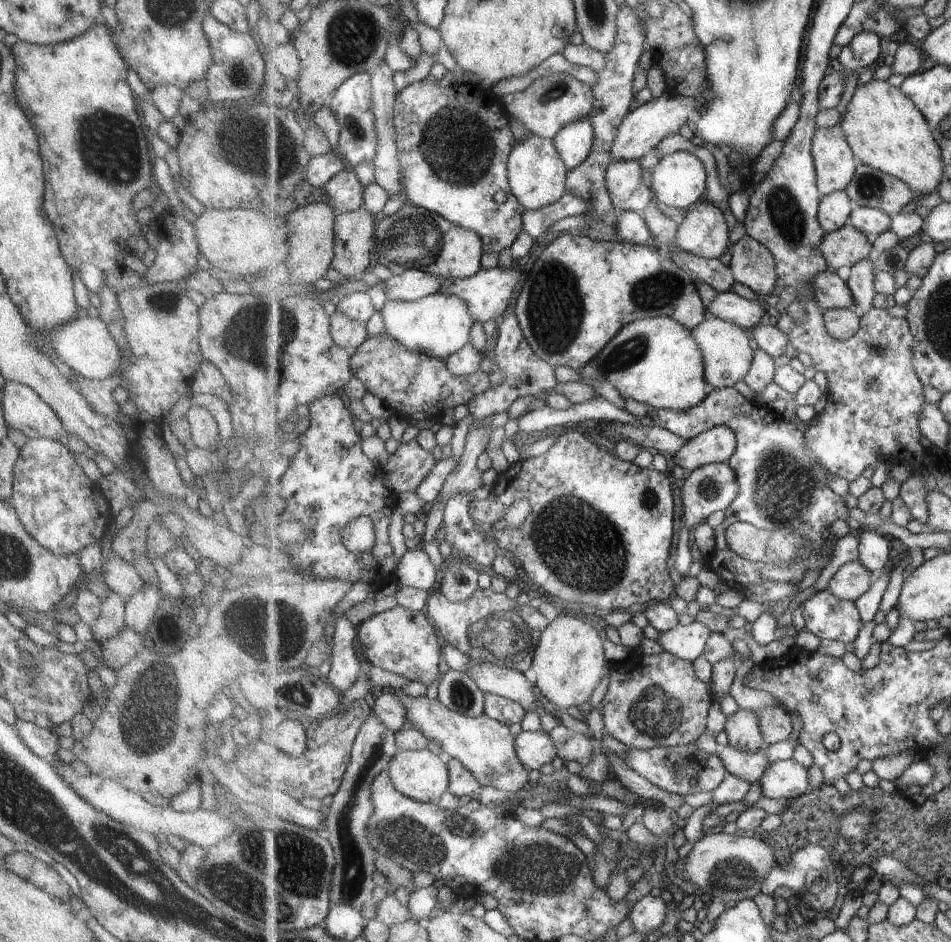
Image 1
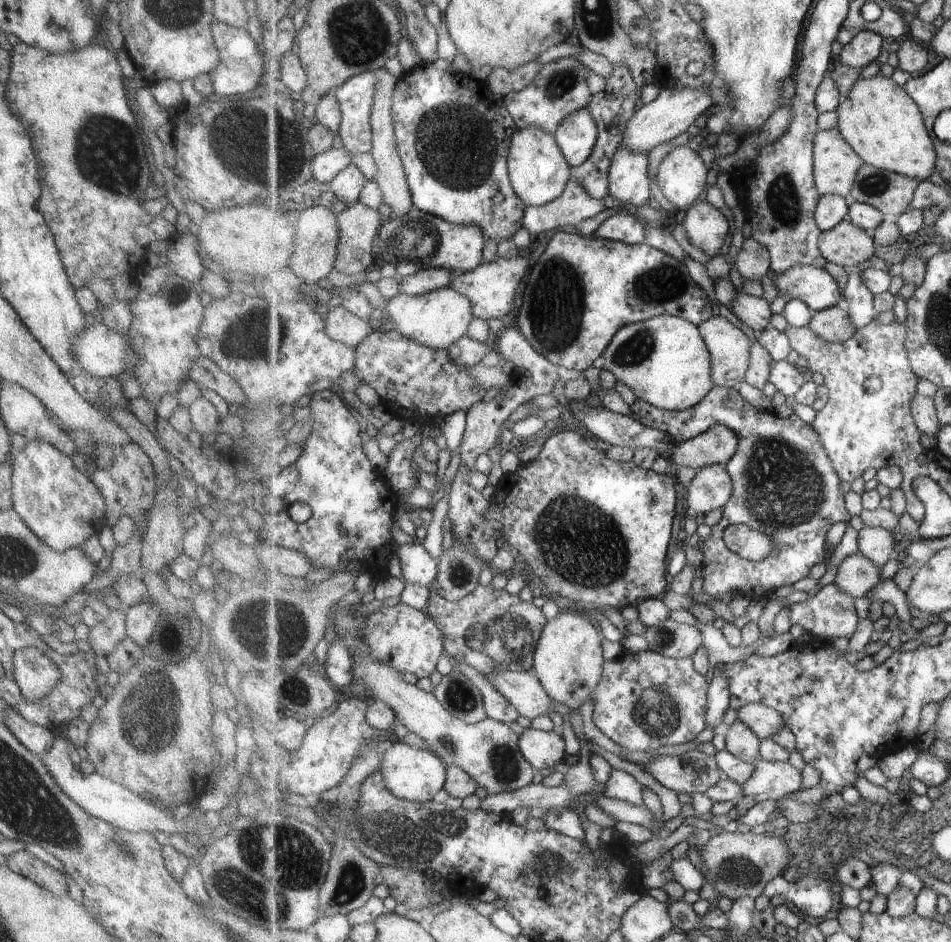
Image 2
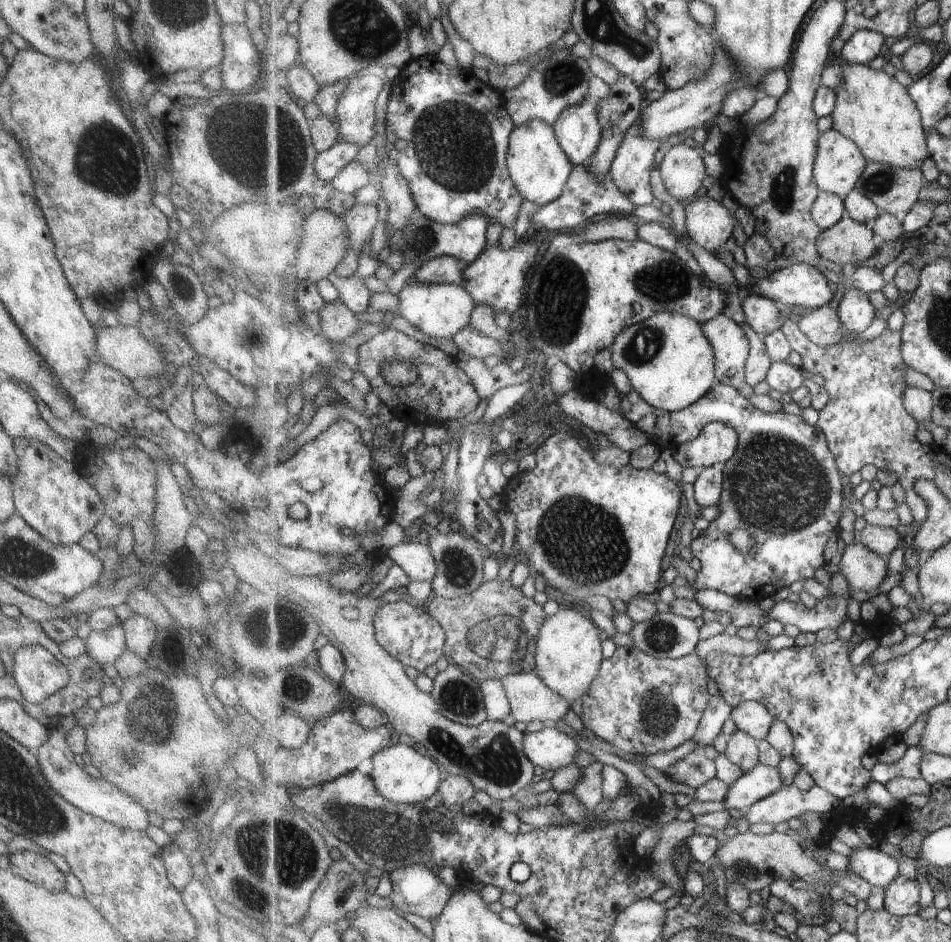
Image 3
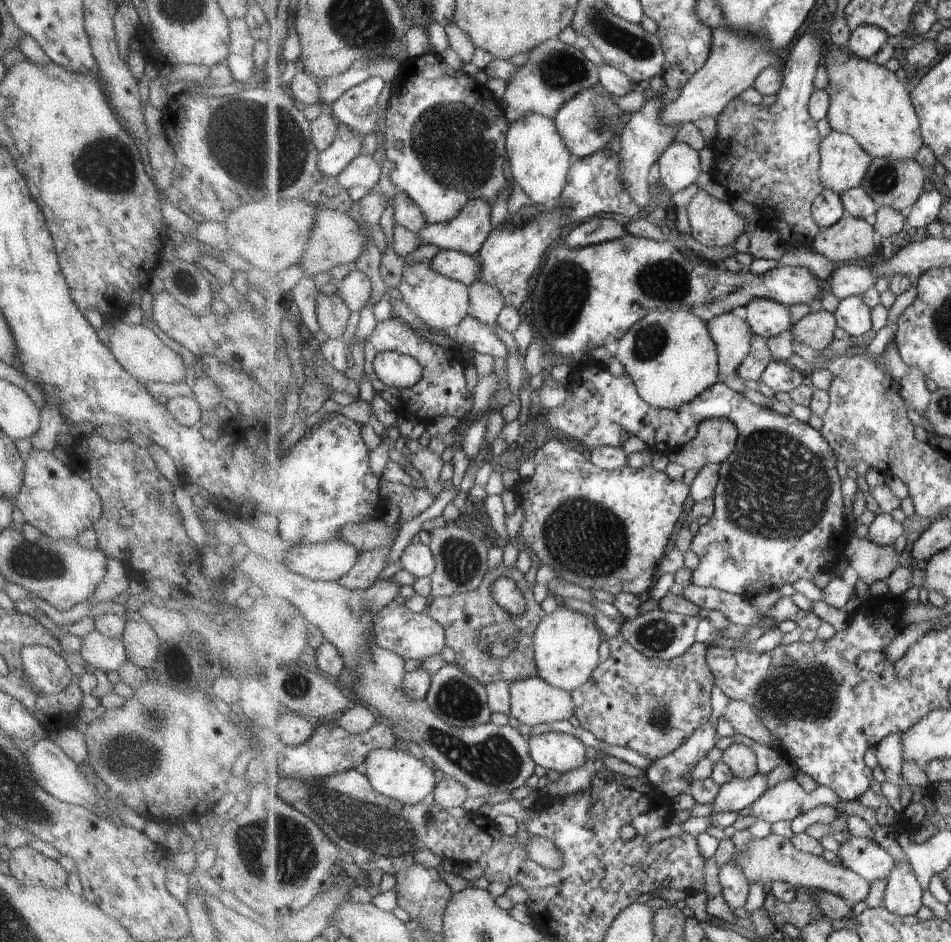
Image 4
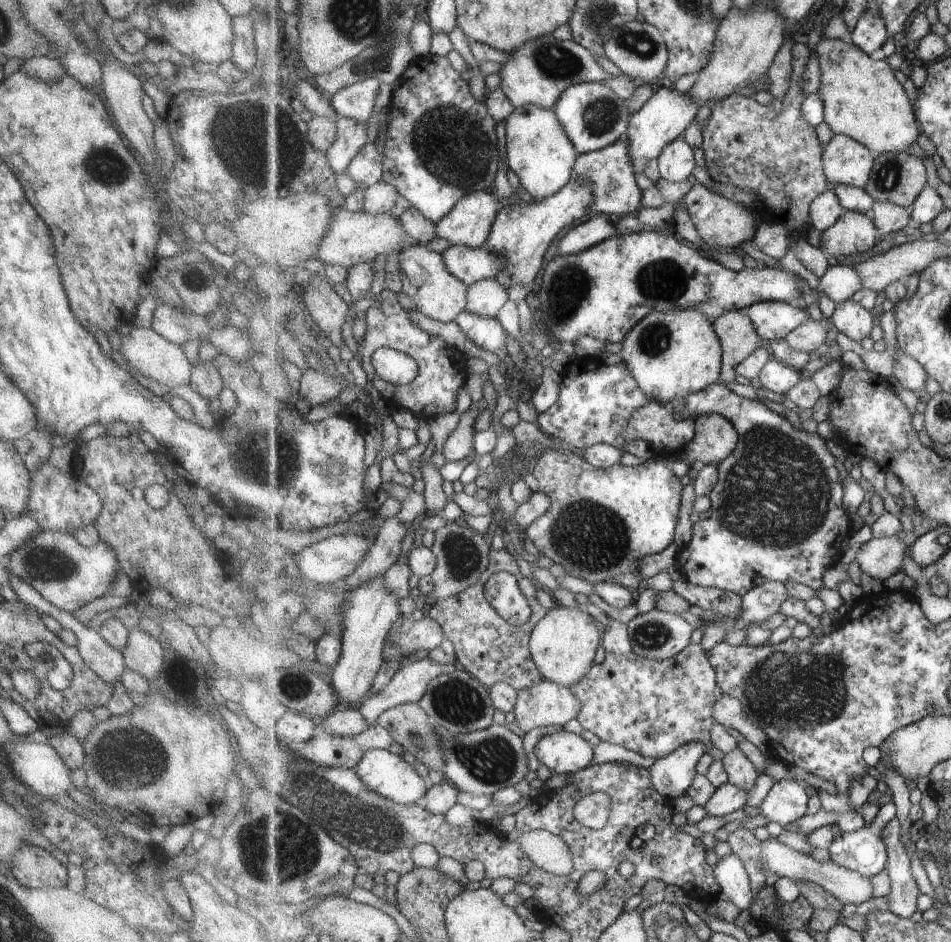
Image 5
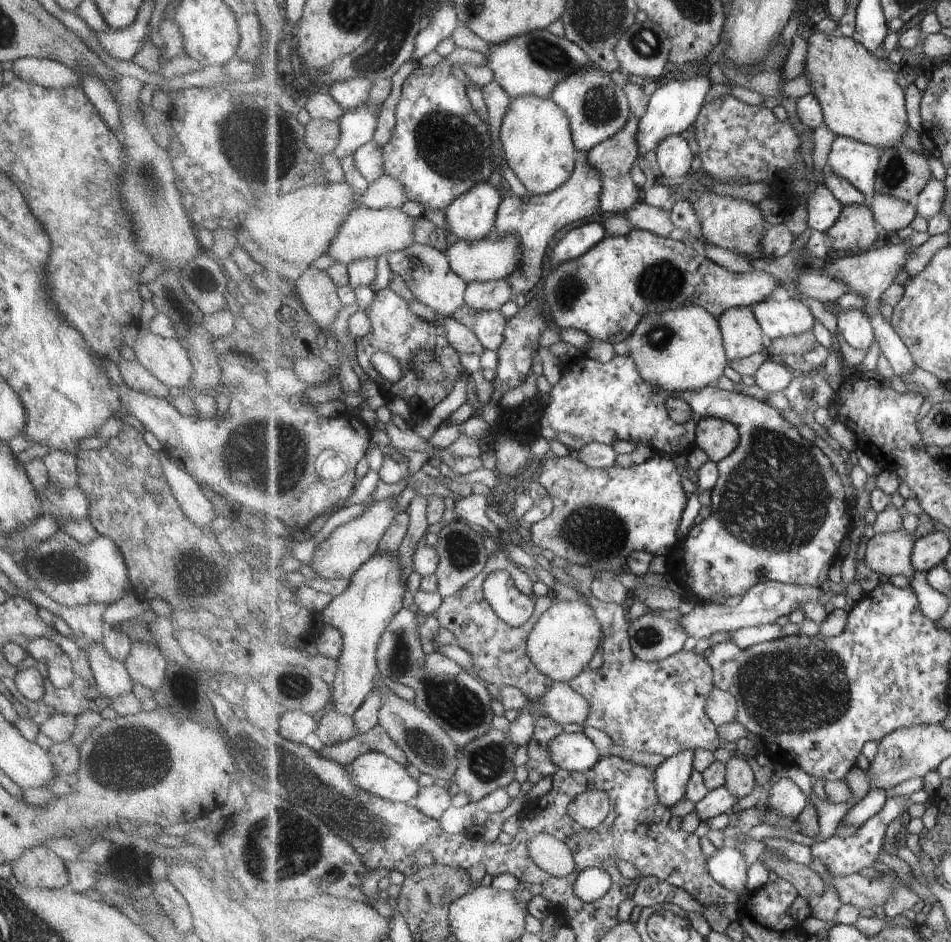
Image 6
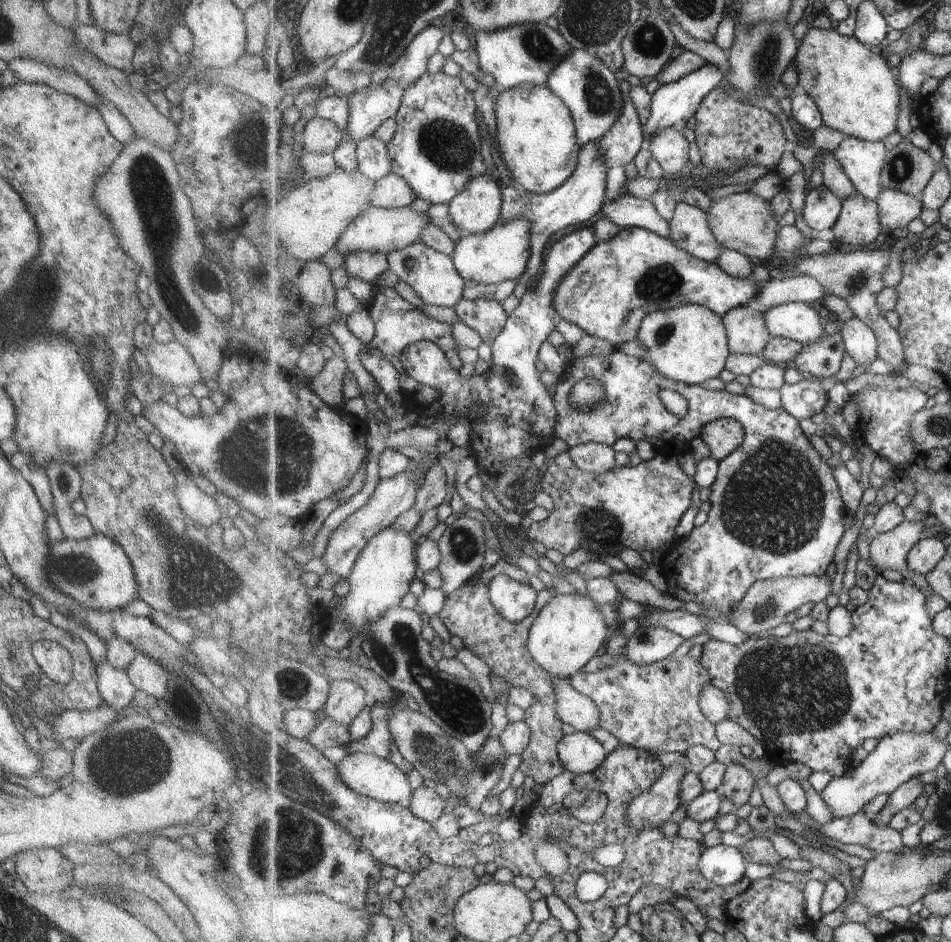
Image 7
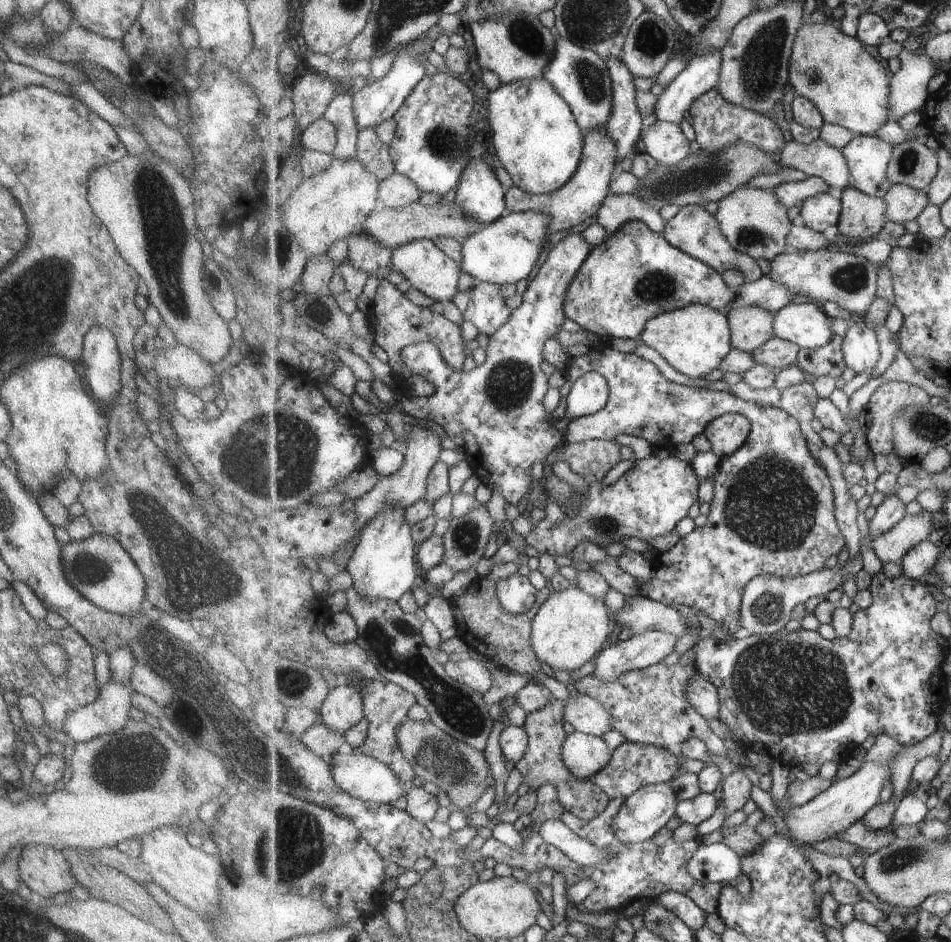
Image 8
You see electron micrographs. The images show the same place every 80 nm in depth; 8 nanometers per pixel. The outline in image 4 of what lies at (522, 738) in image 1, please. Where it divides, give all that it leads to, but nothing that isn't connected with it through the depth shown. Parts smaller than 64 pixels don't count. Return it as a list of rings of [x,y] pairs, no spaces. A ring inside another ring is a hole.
[[[545,732],[528,739],[531,758],[546,771],[555,770],[565,774],[588,762],[587,746],[577,736]]]

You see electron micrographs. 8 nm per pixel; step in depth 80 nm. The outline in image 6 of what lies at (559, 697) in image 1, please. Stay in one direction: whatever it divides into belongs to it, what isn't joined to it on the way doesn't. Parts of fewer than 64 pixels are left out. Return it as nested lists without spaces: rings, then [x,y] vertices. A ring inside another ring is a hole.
[[[561,600],[539,618],[528,638],[528,654],[541,673],[553,681],[570,683],[588,669],[604,640],[604,628],[587,602]]]

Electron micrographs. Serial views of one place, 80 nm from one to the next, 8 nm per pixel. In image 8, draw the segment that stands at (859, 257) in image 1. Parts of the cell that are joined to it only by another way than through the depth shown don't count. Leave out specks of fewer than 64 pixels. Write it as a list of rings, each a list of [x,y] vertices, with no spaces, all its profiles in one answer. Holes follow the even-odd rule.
[[[855,184],[849,185],[839,193],[842,200],[842,213],[837,228],[841,234],[853,238],[851,243],[855,243],[856,240],[871,240],[873,236],[877,236],[877,232],[883,230],[888,220],[888,202],[885,197],[869,196],[861,192]]]

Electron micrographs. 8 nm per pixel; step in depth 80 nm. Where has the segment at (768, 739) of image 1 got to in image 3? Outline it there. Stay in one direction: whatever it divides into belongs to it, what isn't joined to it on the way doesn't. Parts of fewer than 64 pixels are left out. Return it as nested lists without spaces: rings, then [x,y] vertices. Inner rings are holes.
[[[749,701],[733,709],[731,719],[734,721],[736,729],[747,732],[755,740],[766,740],[773,722],[775,714],[763,704]]]

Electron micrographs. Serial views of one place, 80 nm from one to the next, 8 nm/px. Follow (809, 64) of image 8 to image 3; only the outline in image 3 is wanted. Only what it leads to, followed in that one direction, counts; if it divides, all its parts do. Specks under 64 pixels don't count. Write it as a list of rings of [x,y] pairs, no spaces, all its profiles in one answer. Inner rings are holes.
[[[834,54],[833,61],[841,63],[843,70],[843,82],[836,88],[836,108],[830,115],[833,118],[833,129],[853,140],[869,161],[881,162],[905,170],[920,168],[923,160],[931,158],[931,152],[920,109],[909,95],[908,88],[905,88],[895,76],[889,76],[885,70],[873,70],[871,66],[865,64],[851,64],[847,60],[843,61],[838,54]]]

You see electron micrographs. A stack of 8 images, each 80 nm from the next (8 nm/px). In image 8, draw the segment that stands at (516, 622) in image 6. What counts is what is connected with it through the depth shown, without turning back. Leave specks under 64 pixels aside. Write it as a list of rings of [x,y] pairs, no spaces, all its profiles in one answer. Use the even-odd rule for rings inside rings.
[[[514,574],[497,583],[498,598],[503,607],[514,615],[527,612],[536,602],[538,590],[527,575]]]

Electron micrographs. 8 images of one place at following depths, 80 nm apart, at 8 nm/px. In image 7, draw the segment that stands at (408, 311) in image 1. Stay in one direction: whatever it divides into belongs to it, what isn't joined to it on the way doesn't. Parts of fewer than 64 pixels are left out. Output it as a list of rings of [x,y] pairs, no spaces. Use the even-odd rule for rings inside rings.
[[[421,240],[405,248],[390,252],[388,261],[390,262],[389,269],[397,278],[410,285],[426,304],[451,306],[454,308],[464,297],[466,280],[457,270],[452,257],[431,248]]]

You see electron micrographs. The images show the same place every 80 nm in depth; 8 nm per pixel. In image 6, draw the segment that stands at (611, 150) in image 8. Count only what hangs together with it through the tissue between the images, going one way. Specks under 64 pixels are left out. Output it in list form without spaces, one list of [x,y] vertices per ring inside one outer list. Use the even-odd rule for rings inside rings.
[[[579,152],[576,162],[576,171],[557,191],[547,195],[528,194],[522,198],[515,196],[513,192],[508,191],[504,194],[504,200],[501,204],[500,211],[497,214],[495,232],[501,236],[515,234],[521,240],[523,252],[521,264],[515,268],[515,272],[507,278],[513,286],[513,296],[525,294],[539,284],[543,278],[545,270],[545,254],[549,250],[551,238],[565,228],[567,224],[573,222],[583,222],[585,218],[589,220],[593,214],[599,212],[599,198],[603,193],[603,177],[589,160],[589,152]]]

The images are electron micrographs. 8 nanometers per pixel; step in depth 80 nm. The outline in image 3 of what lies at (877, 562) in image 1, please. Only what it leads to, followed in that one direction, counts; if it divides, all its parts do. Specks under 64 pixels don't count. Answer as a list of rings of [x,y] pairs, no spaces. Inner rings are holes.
[[[866,525],[860,533],[857,540],[871,548],[873,552],[881,554],[883,558],[888,559],[899,546],[901,546],[900,532],[902,529],[885,528],[885,526]]]

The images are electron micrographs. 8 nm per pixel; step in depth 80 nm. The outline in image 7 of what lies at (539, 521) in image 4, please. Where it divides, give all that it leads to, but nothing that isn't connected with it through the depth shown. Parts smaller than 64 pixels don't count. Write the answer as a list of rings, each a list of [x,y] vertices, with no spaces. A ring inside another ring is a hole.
[[[655,454],[652,459],[643,461],[636,467],[618,465],[613,470],[601,474],[590,473],[581,470],[575,464],[573,464],[568,469],[561,469],[559,466],[555,466],[553,463],[542,473],[541,489],[545,493],[548,493],[551,498],[553,498],[555,507],[546,519],[538,522],[533,522],[531,525],[529,525],[529,528],[525,535],[531,542],[541,542],[541,544],[543,544],[543,546],[545,546],[547,549],[553,548],[555,550],[558,550],[563,555],[571,554],[571,552],[575,552],[575,550],[581,550],[581,548],[588,552],[603,554],[603,556],[616,556],[617,552],[619,552],[621,548],[627,547],[630,547],[635,551],[640,551],[643,549],[658,549],[665,552],[677,540],[677,537],[675,536],[675,530],[677,530],[677,524],[681,522],[683,514],[685,514],[685,512],[691,508],[691,498],[693,498],[695,486],[699,488],[698,484],[694,481],[694,477],[689,476],[689,474],[683,470],[683,466],[679,464],[679,460],[677,460],[677,457],[675,455]]]

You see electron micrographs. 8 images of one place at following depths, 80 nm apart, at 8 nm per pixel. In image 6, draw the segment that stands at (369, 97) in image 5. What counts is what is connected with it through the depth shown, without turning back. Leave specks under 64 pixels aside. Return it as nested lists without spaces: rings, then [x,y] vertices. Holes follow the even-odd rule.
[[[350,78],[338,83],[331,83],[327,91],[346,110],[366,105],[371,96],[372,80],[362,78]]]

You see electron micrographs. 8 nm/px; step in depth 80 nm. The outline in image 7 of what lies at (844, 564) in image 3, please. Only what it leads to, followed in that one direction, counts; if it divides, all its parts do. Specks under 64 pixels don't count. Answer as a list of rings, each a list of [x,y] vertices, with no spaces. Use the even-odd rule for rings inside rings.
[[[904,520],[893,530],[874,534],[869,550],[871,560],[880,570],[897,570],[903,577],[911,579],[928,597],[933,590],[927,582],[926,575],[911,571],[906,561],[915,544],[923,540],[923,534],[925,522]]]

